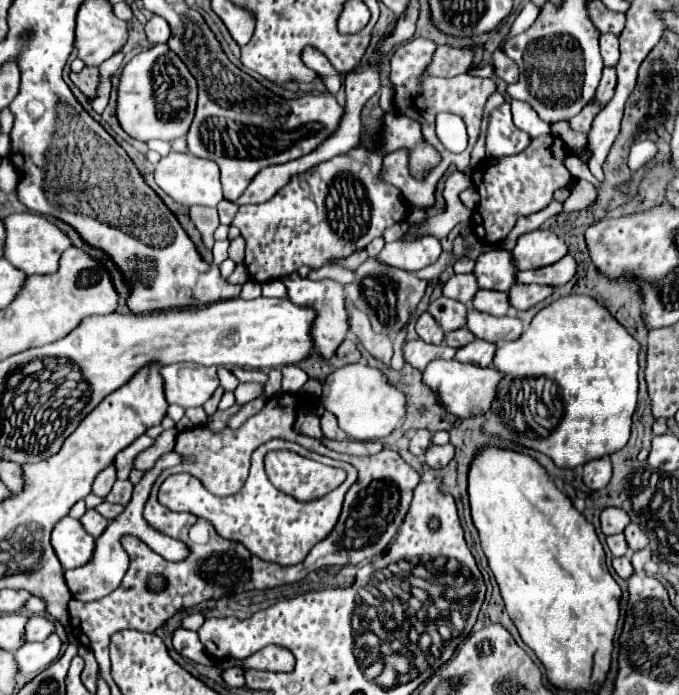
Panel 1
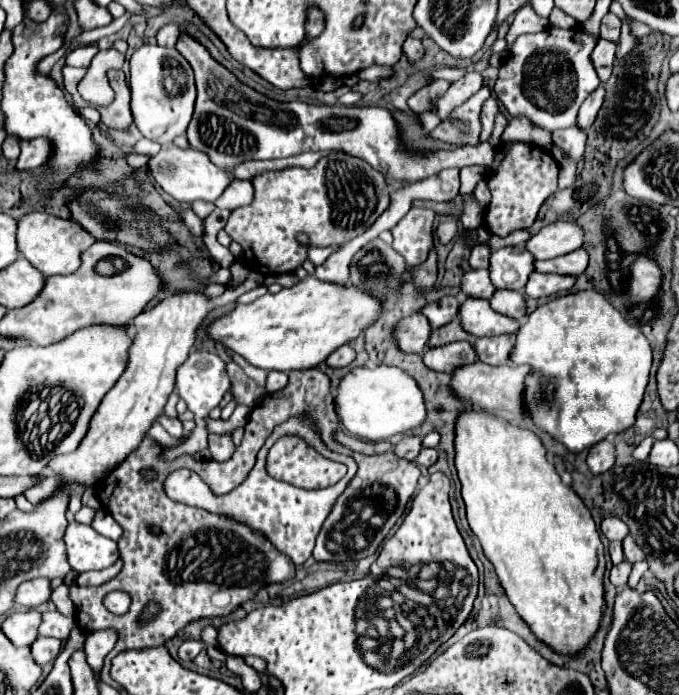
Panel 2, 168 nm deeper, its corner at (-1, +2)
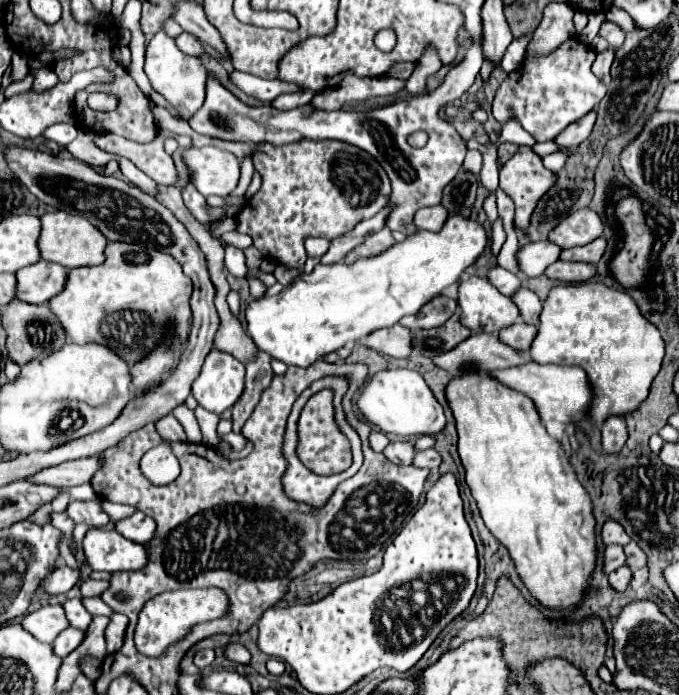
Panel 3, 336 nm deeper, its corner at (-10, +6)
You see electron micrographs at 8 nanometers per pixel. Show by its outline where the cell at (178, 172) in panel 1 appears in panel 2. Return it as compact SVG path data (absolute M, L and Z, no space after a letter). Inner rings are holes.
M167 146L163 148L157 156L149 160L149 172L155 178L155 182L177 202L195 202L195 200L205 200L205 202L215 202L225 188L231 184L229 176L219 170L207 154L199 154L197 150L181 150L177 146Z

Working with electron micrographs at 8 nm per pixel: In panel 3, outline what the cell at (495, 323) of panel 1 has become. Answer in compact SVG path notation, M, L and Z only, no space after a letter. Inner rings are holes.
M470 276L460 282L458 306L460 322L472 332L498 334L520 318L516 304L480 276Z

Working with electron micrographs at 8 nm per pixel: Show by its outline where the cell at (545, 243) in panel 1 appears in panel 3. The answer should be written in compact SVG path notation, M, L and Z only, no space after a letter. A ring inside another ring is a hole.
M582 208L570 214L566 220L562 220L550 232L548 238L560 248L574 248L574 246L584 246L600 236L602 236L600 216L590 208Z

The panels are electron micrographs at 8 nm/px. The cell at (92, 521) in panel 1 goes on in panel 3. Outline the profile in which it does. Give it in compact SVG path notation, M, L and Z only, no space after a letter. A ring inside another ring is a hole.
M136 512L134 516L116 522L116 532L138 544L148 544L148 540L154 536L154 530L156 522L150 516L144 516L144 512Z

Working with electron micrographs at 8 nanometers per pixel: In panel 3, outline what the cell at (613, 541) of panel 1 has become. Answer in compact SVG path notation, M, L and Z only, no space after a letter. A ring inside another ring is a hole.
M612 544L604 550L604 574L610 574L614 570L618 570L620 566L624 566L624 552L622 552L622 546L618 544Z

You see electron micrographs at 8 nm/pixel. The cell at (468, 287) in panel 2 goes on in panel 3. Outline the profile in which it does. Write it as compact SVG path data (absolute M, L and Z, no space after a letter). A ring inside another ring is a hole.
M494 266L494 268L488 272L488 280L490 280L504 296L512 296L512 294L520 288L520 278L514 276L512 272L500 268L500 266Z

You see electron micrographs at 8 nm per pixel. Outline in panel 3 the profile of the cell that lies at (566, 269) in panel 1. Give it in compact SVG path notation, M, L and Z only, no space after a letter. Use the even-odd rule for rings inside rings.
M600 236L598 240L586 244L586 246L576 246L576 248L562 250L560 258L562 258L562 260L574 260L574 262L590 262L590 264L598 264L598 260L602 258L604 250L606 250L606 238Z

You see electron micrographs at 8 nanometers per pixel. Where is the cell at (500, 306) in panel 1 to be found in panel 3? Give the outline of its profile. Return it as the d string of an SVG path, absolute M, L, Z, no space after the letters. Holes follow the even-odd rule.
M520 288L520 290L512 296L512 300L514 300L514 304L518 306L522 318L524 318L528 324L538 326L538 316L540 316L540 310L542 310L540 298L538 298L532 290Z

